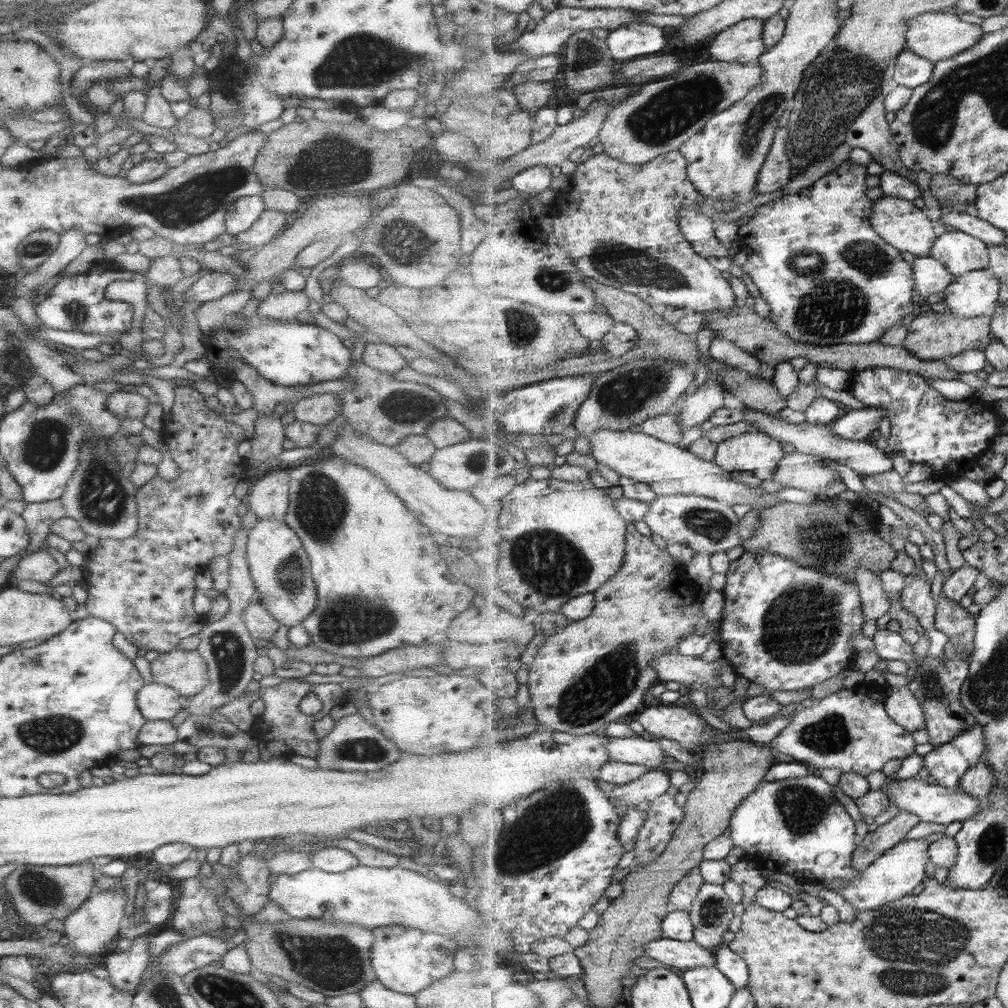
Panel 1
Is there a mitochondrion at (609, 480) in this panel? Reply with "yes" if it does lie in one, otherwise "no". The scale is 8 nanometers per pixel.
no

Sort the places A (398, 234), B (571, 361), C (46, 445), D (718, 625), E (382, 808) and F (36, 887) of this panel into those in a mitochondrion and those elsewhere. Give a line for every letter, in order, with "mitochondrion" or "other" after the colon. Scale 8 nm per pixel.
A: mitochondrion
B: other
C: mitochondrion
D: other
E: other
F: mitochondrion

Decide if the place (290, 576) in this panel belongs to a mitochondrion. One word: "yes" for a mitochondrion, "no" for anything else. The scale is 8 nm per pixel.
yes

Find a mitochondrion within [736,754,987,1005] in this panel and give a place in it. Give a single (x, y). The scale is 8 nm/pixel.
(915, 946)

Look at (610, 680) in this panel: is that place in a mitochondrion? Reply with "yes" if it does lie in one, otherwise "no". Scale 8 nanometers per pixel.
yes

